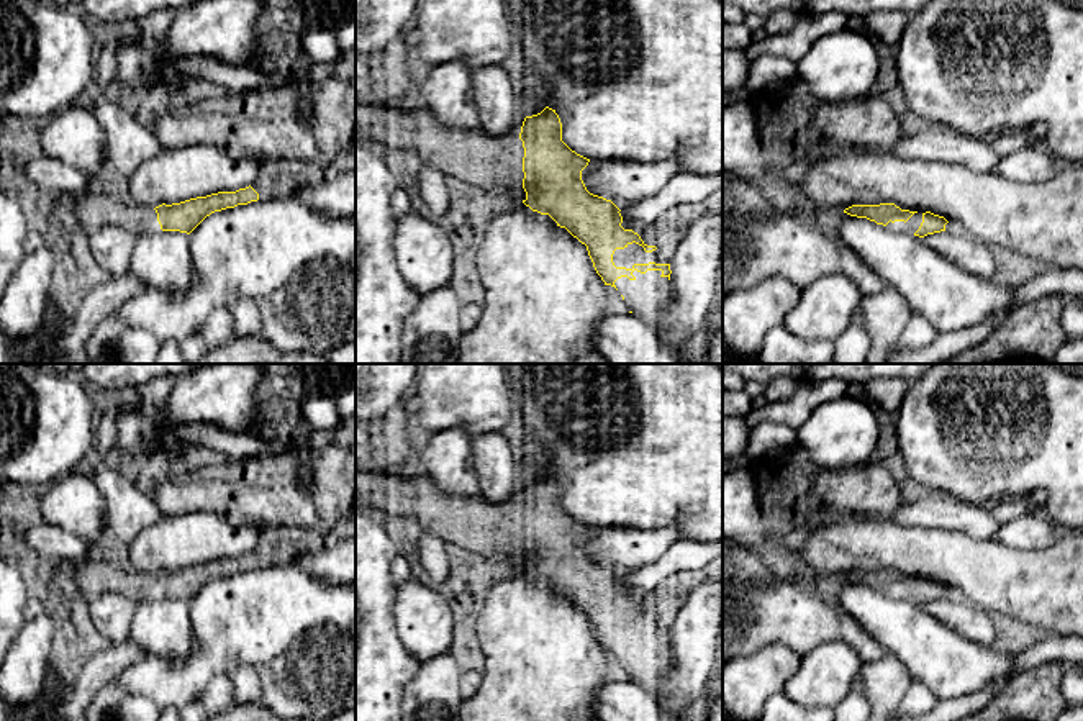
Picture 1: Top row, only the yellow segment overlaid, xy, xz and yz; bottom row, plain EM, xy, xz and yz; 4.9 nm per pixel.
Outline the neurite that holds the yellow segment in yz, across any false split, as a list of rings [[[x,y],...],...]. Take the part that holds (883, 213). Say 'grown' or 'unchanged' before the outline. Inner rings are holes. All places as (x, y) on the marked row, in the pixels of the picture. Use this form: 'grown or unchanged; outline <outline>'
grown; outline [[[895,203],[880,205],[852,205],[844,213],[857,218],[867,218],[877,224],[888,226],[896,231],[906,229],[906,221],[918,211],[901,210]]]

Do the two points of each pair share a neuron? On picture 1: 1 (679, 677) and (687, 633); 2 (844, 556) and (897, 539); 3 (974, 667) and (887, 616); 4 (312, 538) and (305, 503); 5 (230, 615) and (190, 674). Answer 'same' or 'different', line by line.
1: same
2: same
3: same
4: different
5: same

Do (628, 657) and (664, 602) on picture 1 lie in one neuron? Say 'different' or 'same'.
same

